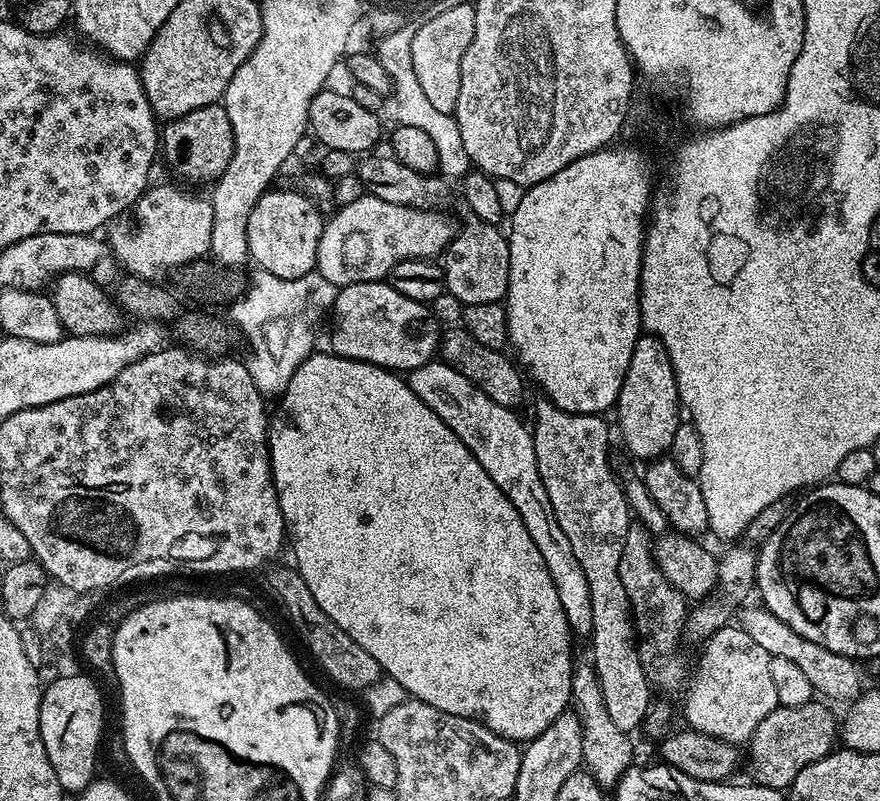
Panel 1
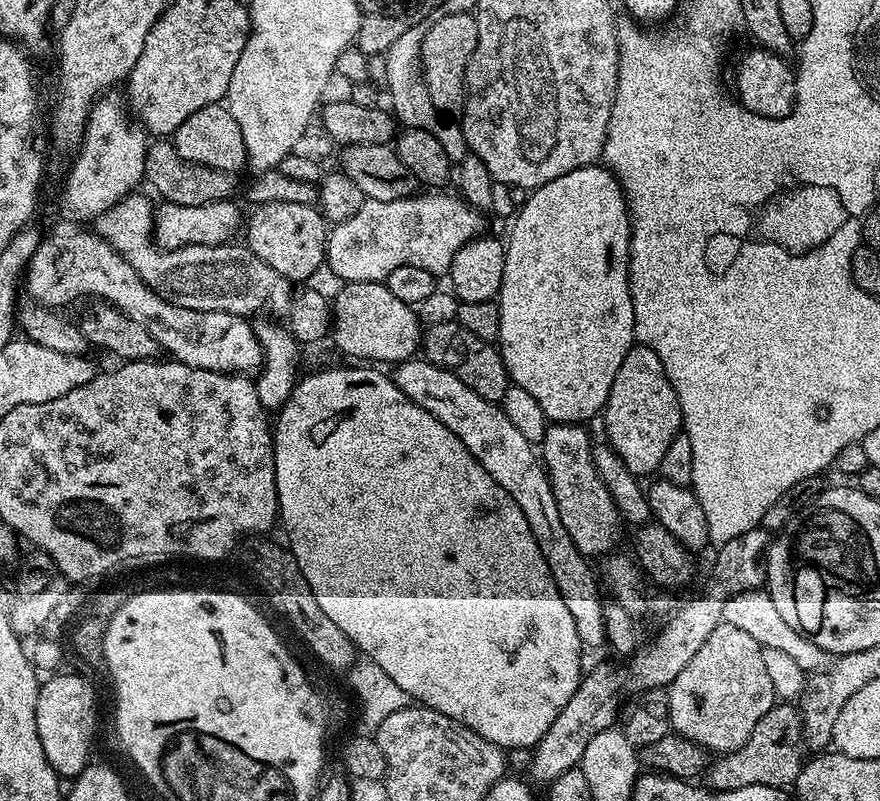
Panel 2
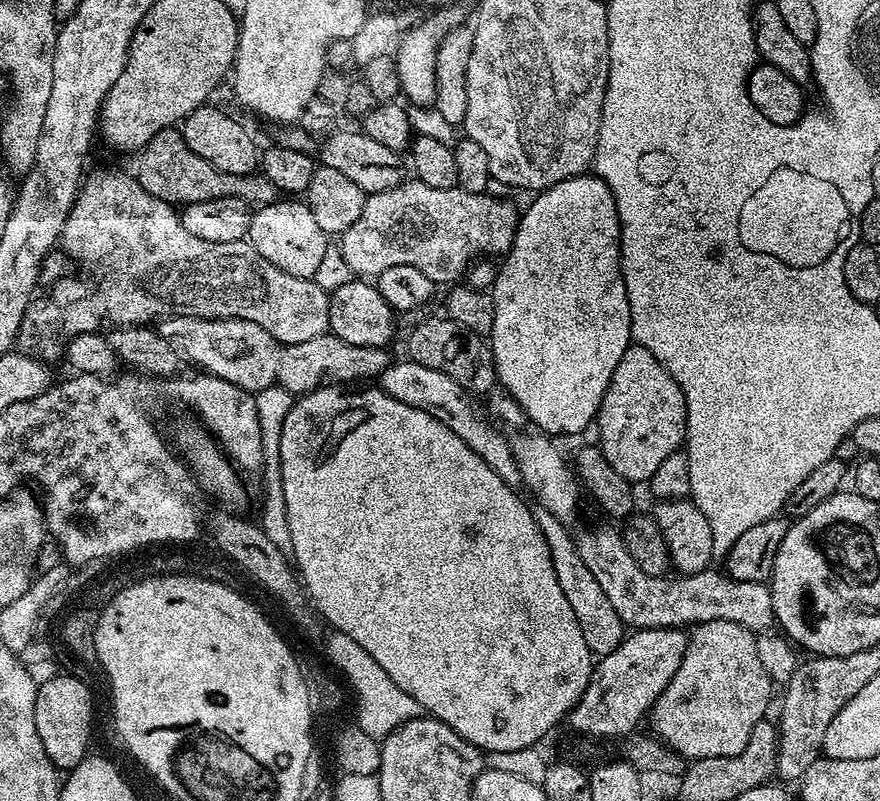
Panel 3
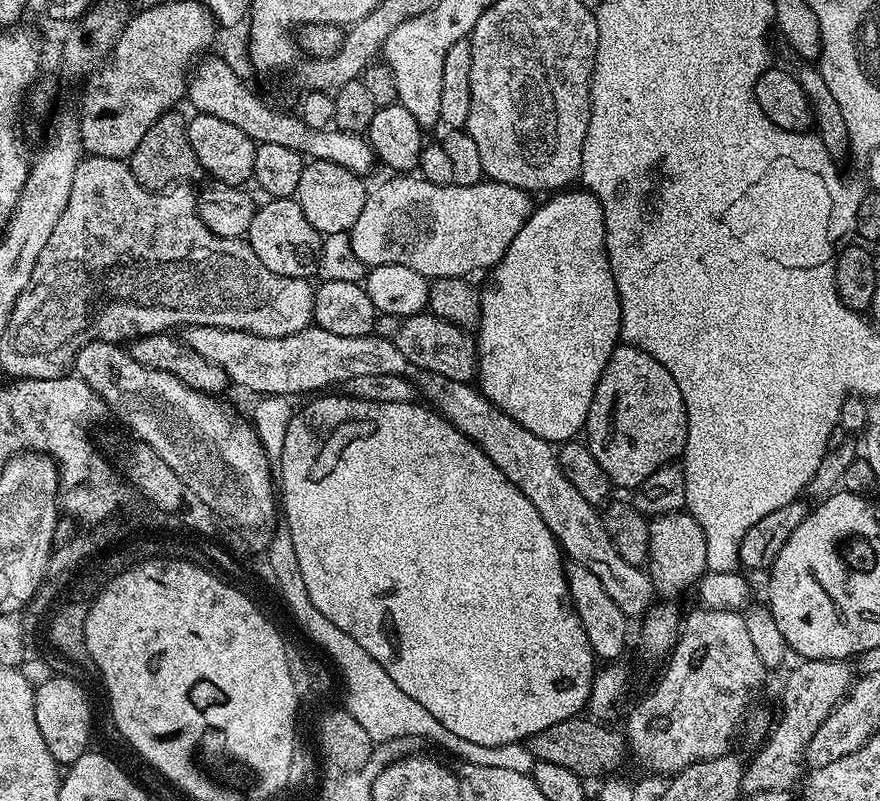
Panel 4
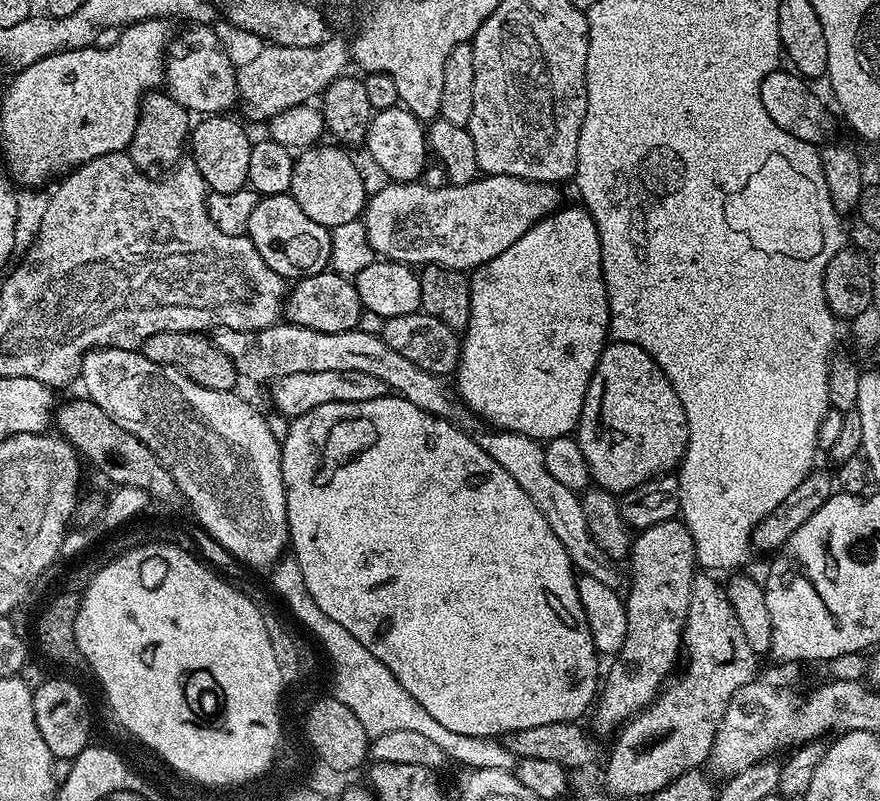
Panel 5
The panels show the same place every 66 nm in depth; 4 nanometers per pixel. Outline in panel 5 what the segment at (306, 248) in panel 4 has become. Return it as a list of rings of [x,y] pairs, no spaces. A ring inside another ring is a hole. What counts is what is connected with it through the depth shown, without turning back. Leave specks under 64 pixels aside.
[[[289,194],[257,199],[246,235],[254,242],[258,254],[262,254],[266,266],[285,278],[323,272],[332,258],[331,231],[314,222]]]

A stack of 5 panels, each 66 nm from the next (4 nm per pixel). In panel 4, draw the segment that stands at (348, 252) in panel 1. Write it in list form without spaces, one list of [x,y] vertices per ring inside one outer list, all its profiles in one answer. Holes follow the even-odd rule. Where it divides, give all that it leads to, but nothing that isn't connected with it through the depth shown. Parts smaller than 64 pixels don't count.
[[[392,174],[376,189],[369,191],[362,214],[350,231],[354,254],[366,266],[377,268],[383,264],[410,266],[418,274],[432,280],[438,278],[471,277],[479,268],[490,270],[510,250],[510,242],[518,238],[518,230],[532,217],[533,197],[521,188],[499,184],[496,180],[485,179],[474,186],[458,183],[435,185],[416,174]]]

